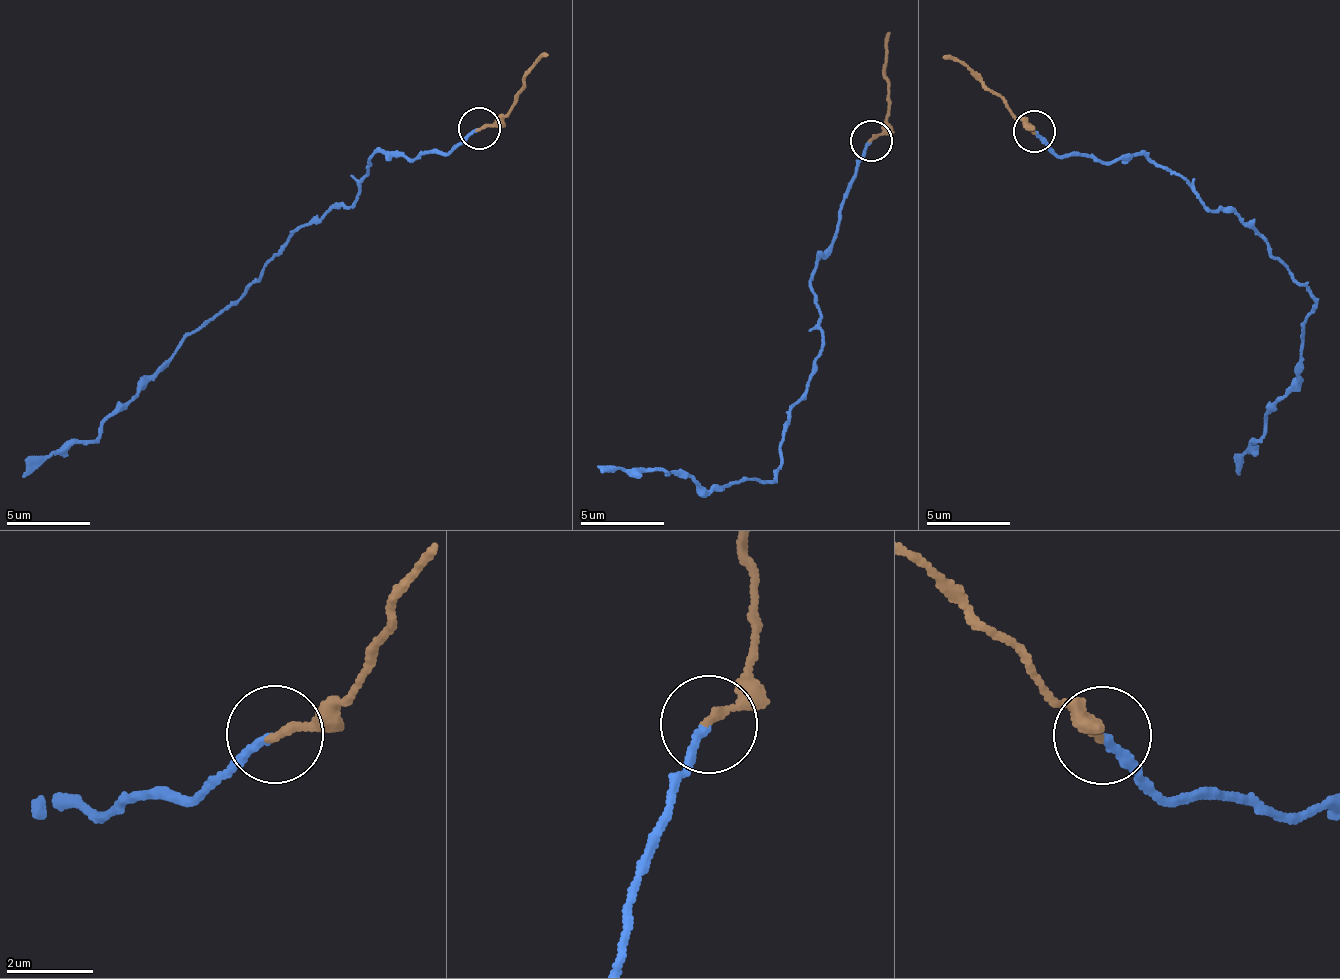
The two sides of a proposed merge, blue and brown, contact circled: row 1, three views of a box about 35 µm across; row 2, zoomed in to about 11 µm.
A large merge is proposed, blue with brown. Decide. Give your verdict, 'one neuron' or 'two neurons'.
one neuron

